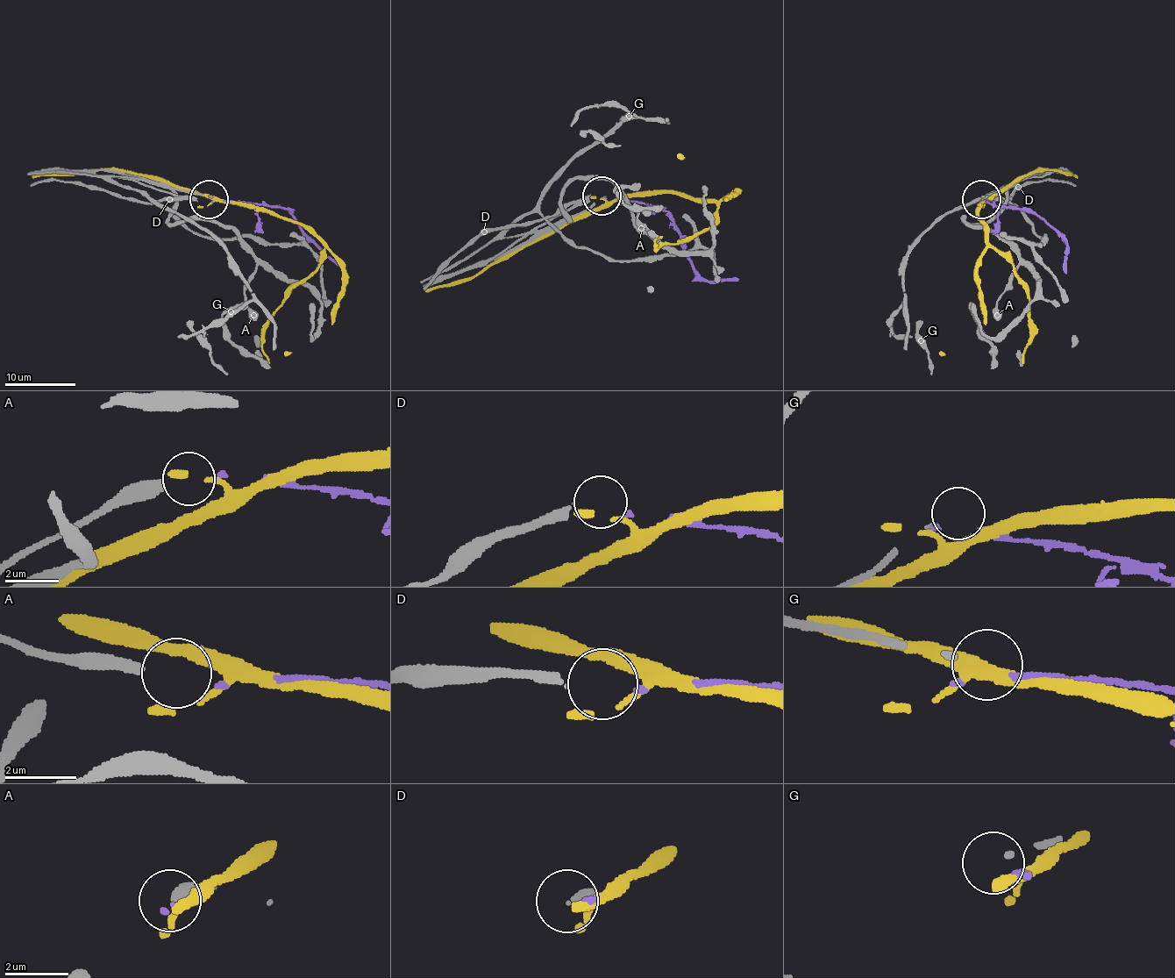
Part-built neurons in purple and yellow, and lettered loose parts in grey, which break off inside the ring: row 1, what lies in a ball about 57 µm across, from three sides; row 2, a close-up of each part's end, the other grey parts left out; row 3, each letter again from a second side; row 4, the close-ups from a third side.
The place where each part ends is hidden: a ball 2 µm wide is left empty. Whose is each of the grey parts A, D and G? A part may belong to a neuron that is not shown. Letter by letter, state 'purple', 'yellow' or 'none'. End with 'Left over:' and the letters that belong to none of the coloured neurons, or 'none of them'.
A: none
D: none
G: none
Left over: A, D, G

